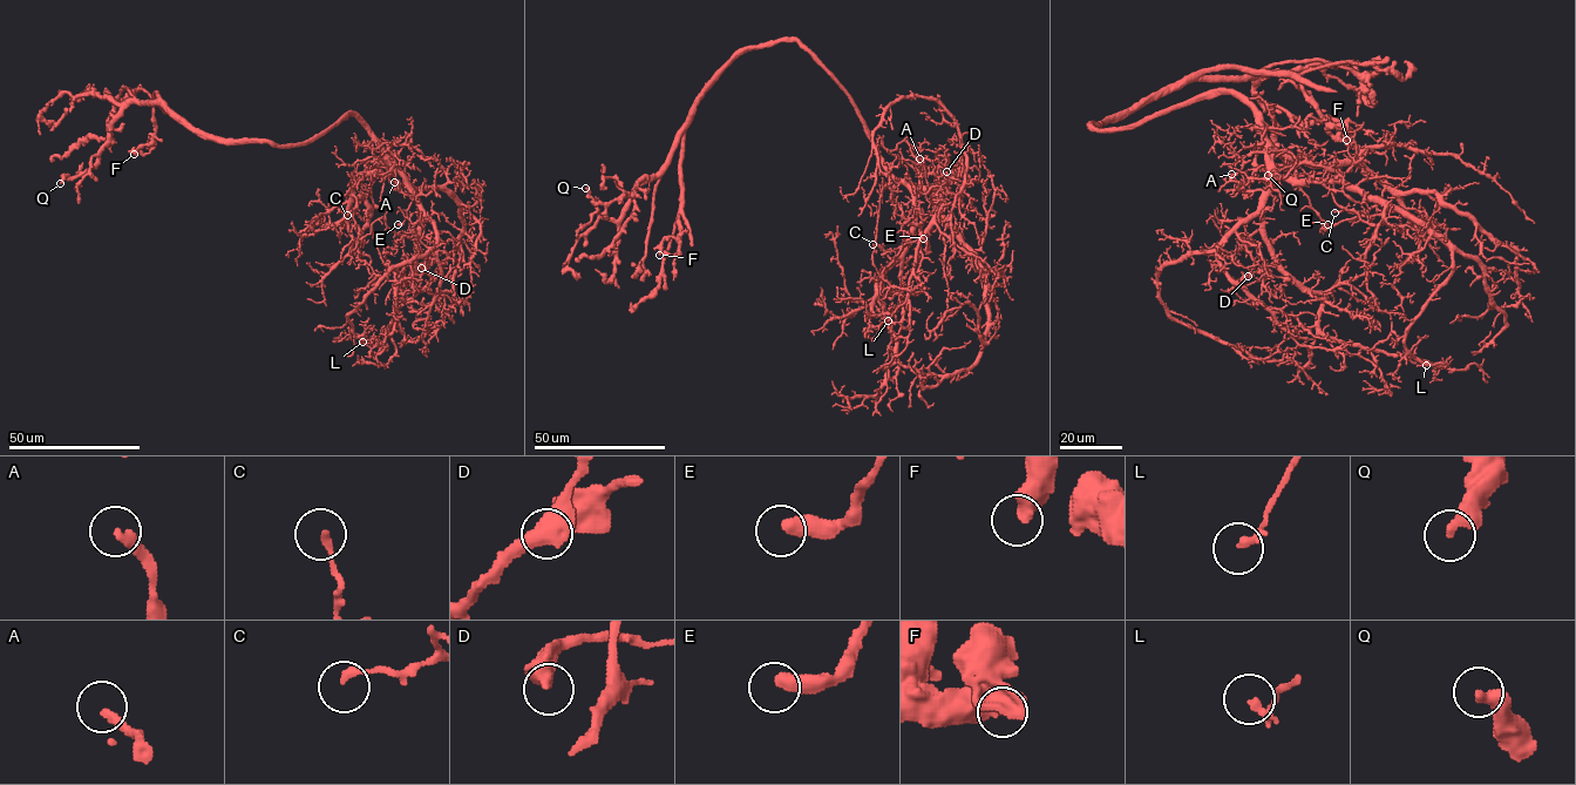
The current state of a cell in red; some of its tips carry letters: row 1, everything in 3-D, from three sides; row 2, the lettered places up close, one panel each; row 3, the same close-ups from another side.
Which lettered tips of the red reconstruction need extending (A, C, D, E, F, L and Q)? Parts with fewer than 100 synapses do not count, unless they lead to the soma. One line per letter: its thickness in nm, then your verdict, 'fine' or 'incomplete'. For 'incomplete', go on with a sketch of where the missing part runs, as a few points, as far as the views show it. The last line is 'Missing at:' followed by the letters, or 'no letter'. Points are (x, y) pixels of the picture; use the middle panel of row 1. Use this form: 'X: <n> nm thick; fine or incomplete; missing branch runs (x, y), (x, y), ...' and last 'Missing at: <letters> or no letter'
A: 320 nm thick; fine
C: 220 nm thick; fine
D: 440 nm thick; fine
E: 480 nm thick; fine
F: 550 nm thick; fine
L: 240 nm thick; fine
Q: 400 nm thick; fine
Missing at: no letter

